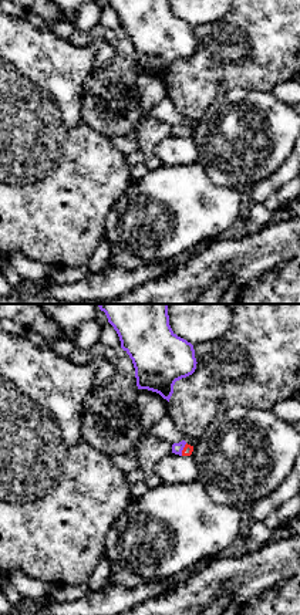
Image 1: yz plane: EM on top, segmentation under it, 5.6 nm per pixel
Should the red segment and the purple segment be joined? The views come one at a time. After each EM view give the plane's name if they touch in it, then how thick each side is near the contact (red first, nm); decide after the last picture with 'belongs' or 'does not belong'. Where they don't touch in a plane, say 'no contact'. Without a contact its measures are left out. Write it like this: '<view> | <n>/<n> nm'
yz | 60/60 nm

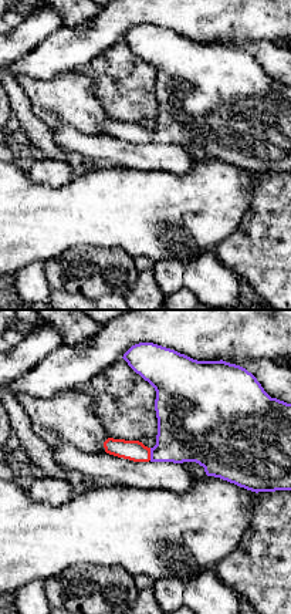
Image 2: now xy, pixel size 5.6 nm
xy | 120/340 nm

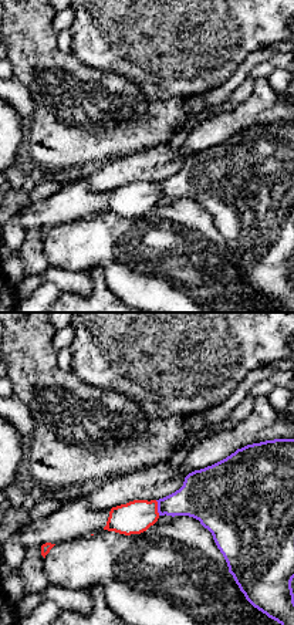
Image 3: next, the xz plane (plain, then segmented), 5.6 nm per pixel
xz | 190/240 nm

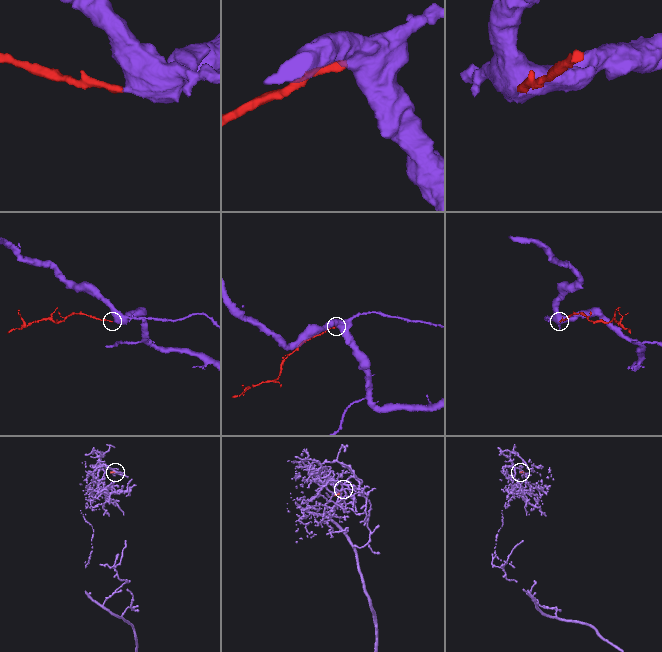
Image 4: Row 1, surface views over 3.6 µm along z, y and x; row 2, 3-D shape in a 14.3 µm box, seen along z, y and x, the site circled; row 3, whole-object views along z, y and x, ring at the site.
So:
belongs

